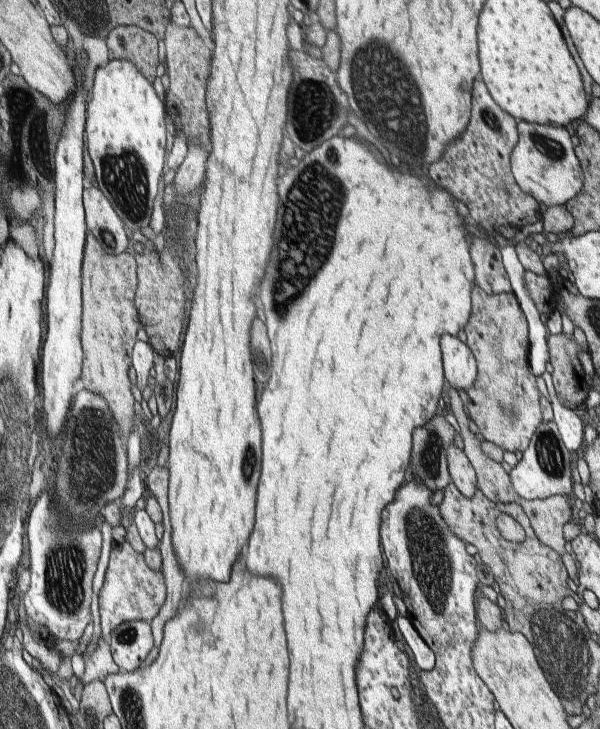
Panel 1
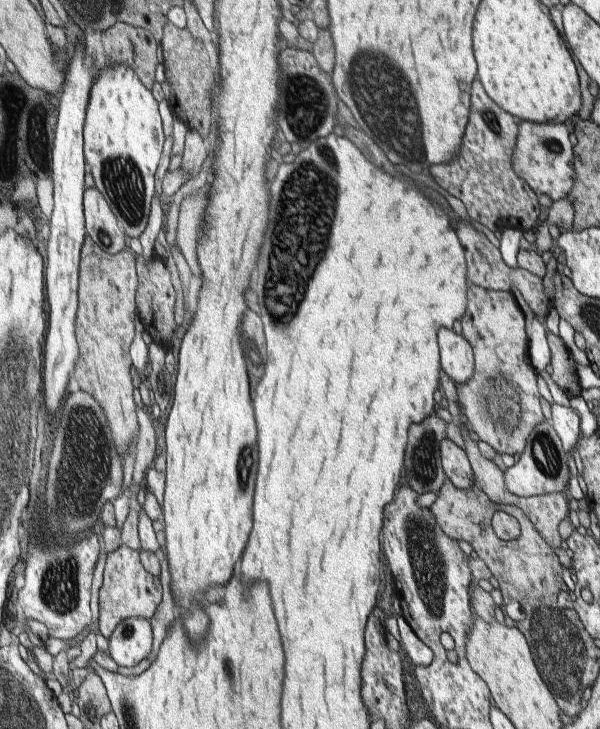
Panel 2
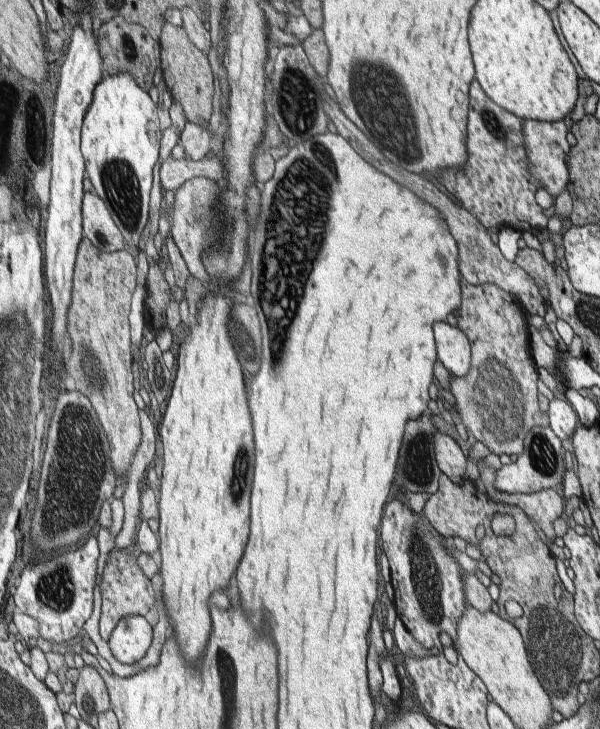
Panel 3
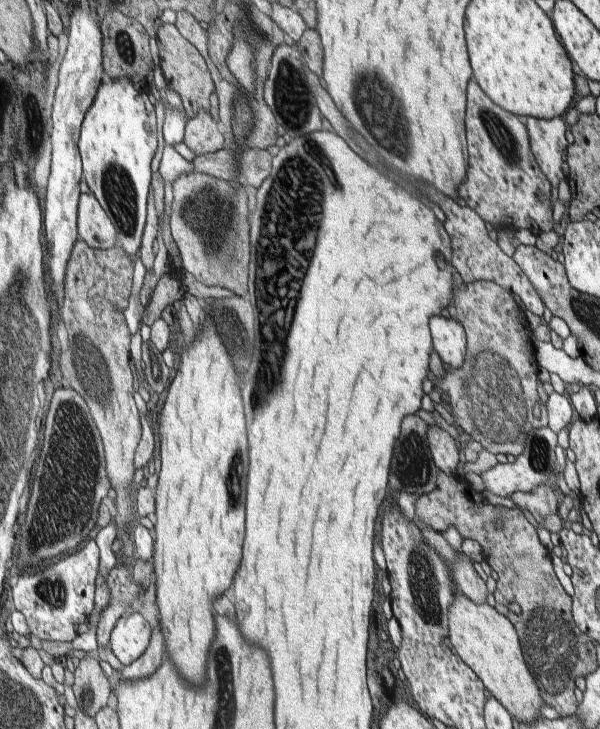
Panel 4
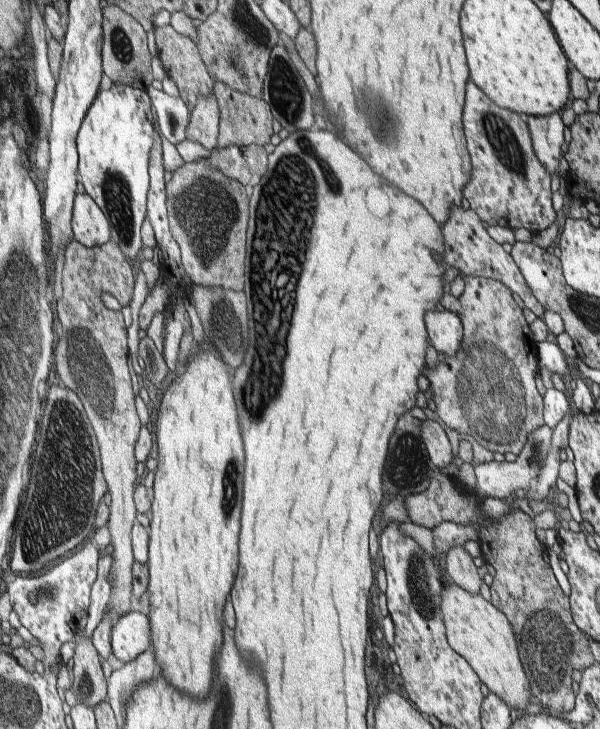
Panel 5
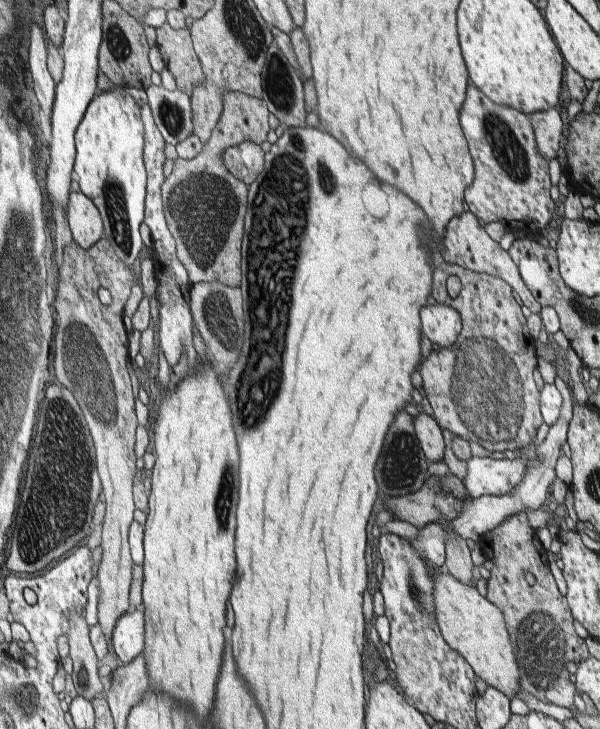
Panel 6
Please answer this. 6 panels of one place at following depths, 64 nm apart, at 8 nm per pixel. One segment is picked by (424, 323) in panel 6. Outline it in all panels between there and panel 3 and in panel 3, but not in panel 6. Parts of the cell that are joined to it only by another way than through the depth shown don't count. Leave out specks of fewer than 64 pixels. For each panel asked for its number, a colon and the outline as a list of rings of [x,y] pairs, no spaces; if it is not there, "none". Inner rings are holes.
3: [[[435,322],[433,336],[439,364],[445,366],[453,378],[463,378],[471,366],[469,336],[463,330],[449,326],[447,322]]]
4: [[[431,316],[429,332],[433,340],[433,350],[443,360],[443,364],[451,368],[459,368],[463,358],[467,358],[467,332],[463,324],[443,316]]]
5: [[[431,310],[423,320],[431,346],[441,356],[453,356],[463,346],[463,324],[455,312]]]

